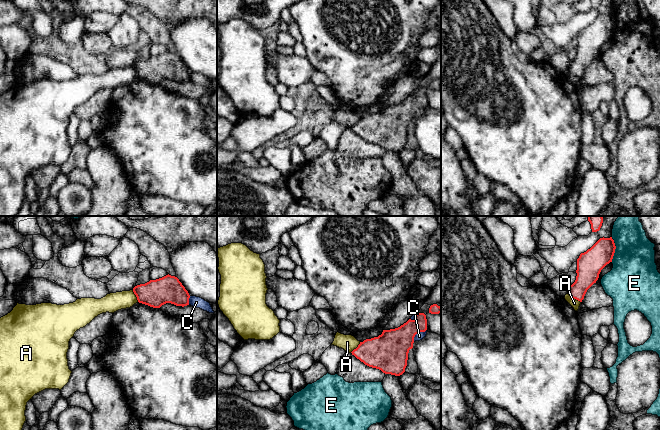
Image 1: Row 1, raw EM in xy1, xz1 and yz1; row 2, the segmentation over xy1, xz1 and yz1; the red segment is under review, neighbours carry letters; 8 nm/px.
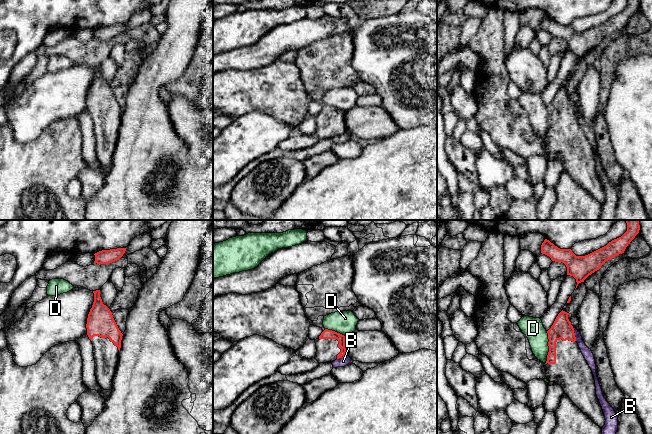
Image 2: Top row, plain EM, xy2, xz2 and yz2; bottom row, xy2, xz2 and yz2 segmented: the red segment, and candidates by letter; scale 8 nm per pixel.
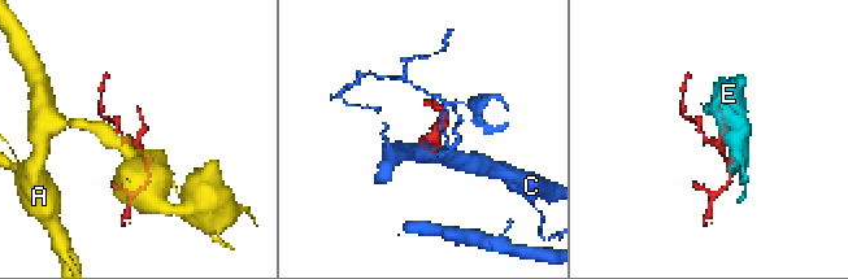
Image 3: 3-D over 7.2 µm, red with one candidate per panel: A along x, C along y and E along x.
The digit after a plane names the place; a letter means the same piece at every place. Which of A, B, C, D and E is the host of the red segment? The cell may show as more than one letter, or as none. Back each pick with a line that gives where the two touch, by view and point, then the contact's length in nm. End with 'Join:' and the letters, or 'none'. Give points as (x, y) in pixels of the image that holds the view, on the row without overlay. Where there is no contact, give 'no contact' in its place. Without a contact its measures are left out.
Join: none

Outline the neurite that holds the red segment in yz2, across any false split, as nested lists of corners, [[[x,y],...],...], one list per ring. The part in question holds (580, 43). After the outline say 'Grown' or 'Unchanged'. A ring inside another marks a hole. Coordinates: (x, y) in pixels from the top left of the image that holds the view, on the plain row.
[[[627,0],[627,7],[621,13],[585,32],[576,32],[571,25],[560,25],[547,15],[541,21],[541,29],[549,32],[552,37],[564,39],[567,43],[567,51],[576,55],[577,64],[579,59],[599,46],[606,37],[624,29],[639,6],[639,0]]]. Unchanged

